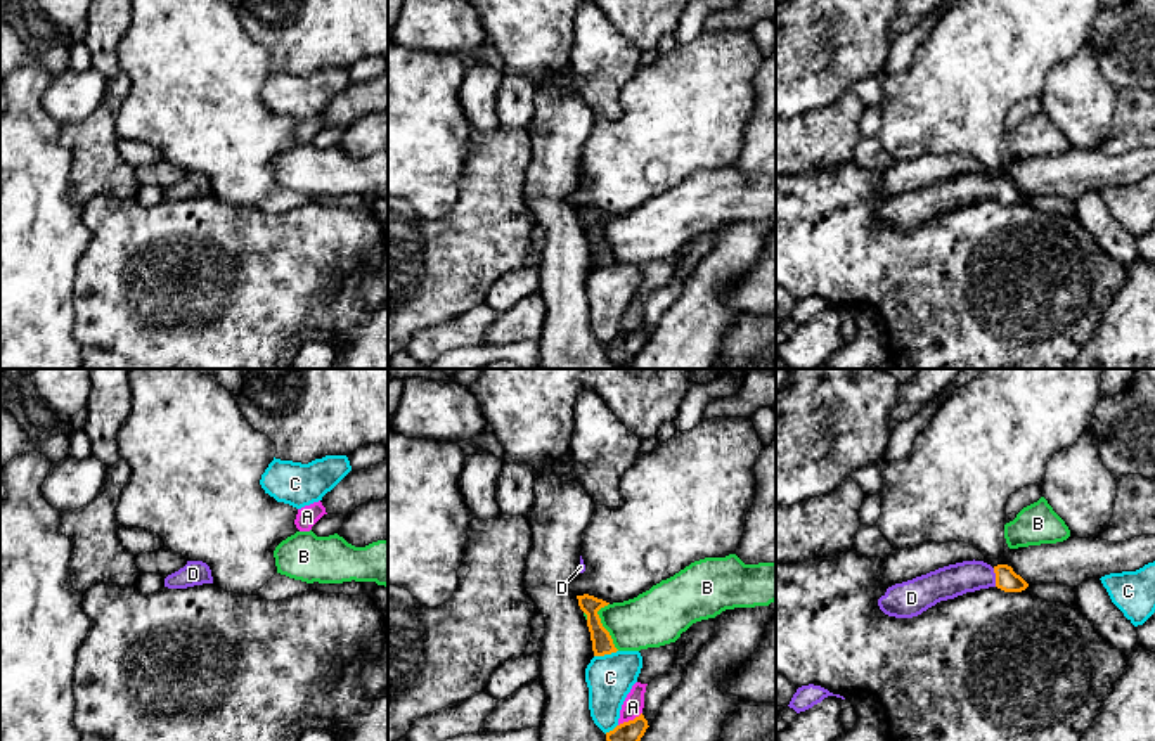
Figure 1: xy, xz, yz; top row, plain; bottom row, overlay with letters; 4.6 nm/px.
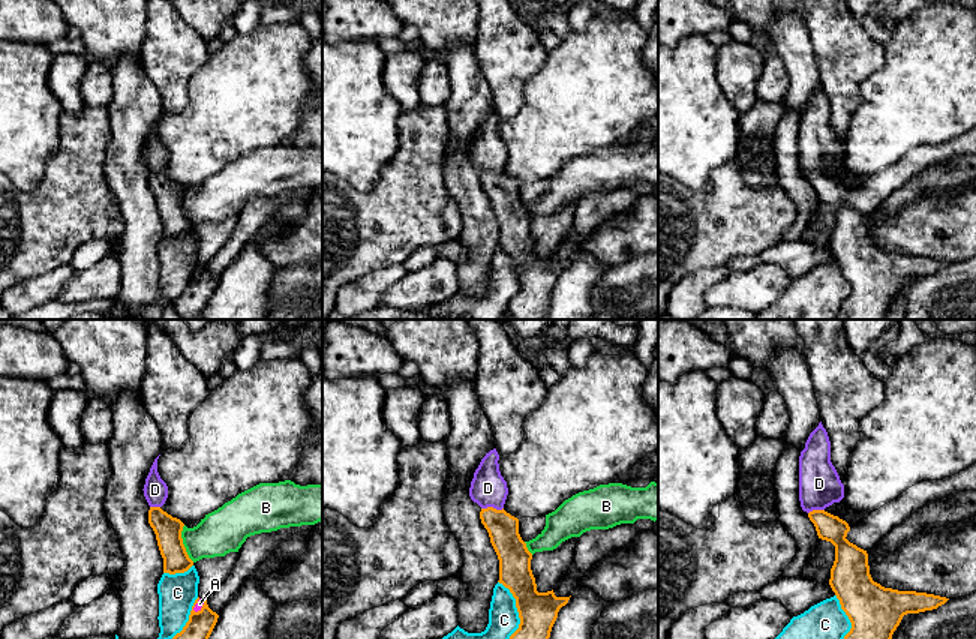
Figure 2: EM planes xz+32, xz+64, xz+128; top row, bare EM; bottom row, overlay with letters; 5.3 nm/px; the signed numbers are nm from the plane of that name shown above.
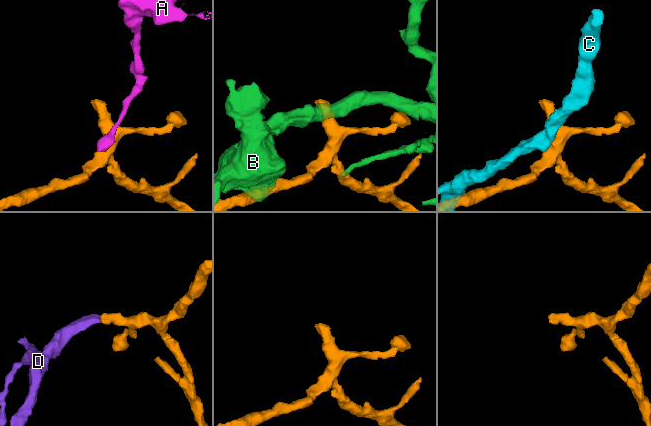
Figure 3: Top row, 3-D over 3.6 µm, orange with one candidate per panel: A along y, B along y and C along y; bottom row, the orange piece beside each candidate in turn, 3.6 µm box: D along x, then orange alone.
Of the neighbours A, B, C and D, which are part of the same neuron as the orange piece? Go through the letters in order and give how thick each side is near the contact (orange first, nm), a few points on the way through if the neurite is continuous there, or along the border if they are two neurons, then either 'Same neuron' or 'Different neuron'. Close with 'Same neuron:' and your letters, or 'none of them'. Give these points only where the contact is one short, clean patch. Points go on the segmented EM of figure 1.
A: Thickness 100 nm (orange) against 100 nm. Boundary: xz (641, 712), (619, 726). Different neuron
B: Thickness 100 nm (orange) against 260 nm. Different neuron
C: Thickness 100 nm (orange) against 220 nm. Different neuron
D: Thickness 100 nm (orange) against 150 nm. Path across: yz (1006, 579), (996, 577), (961, 577), (953, 580). Same neuron
Same neuron: D

